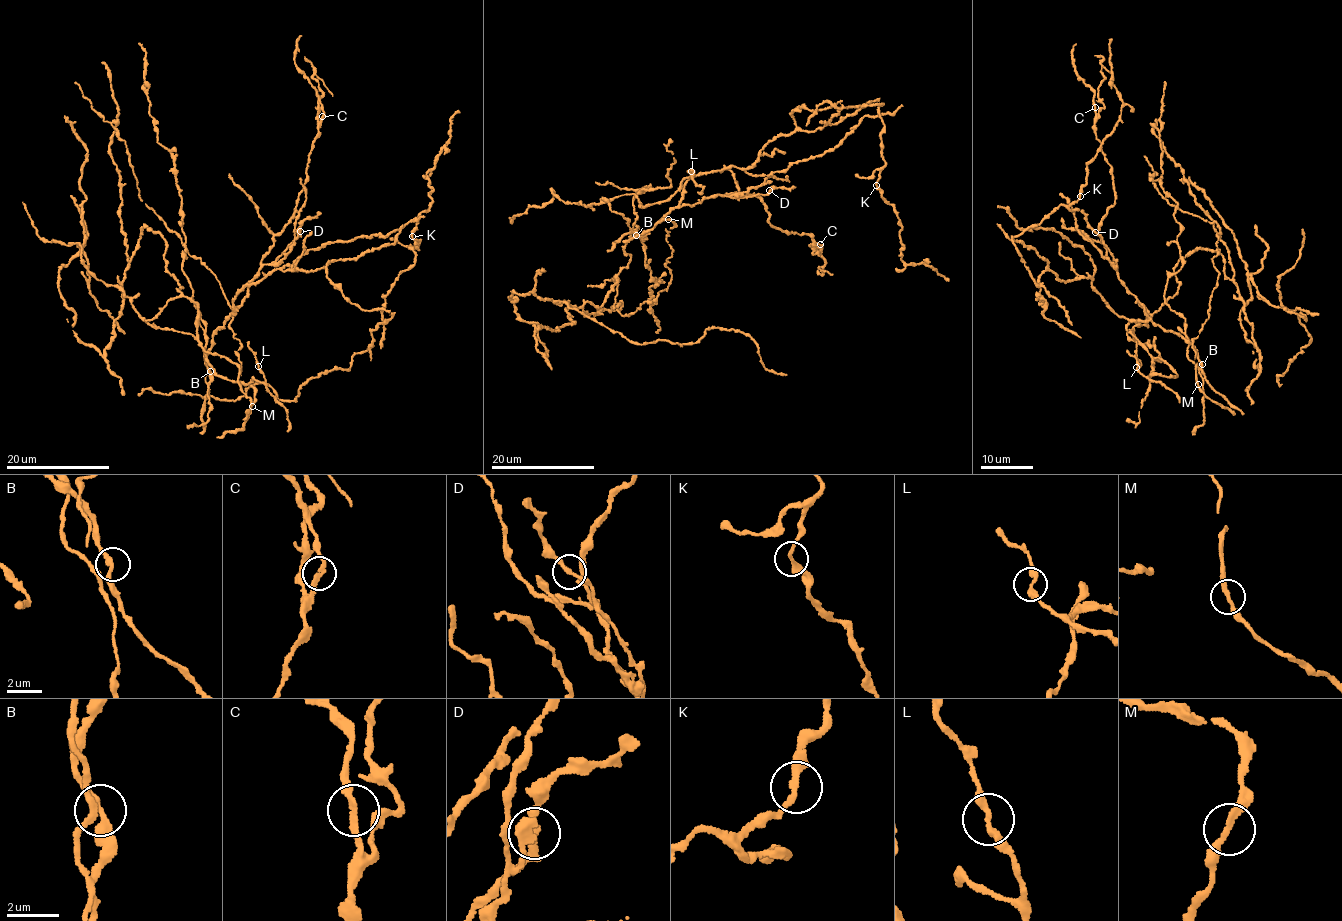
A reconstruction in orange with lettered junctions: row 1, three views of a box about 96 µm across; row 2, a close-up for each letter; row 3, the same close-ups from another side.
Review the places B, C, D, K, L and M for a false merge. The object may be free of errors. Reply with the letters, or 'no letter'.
no letter

